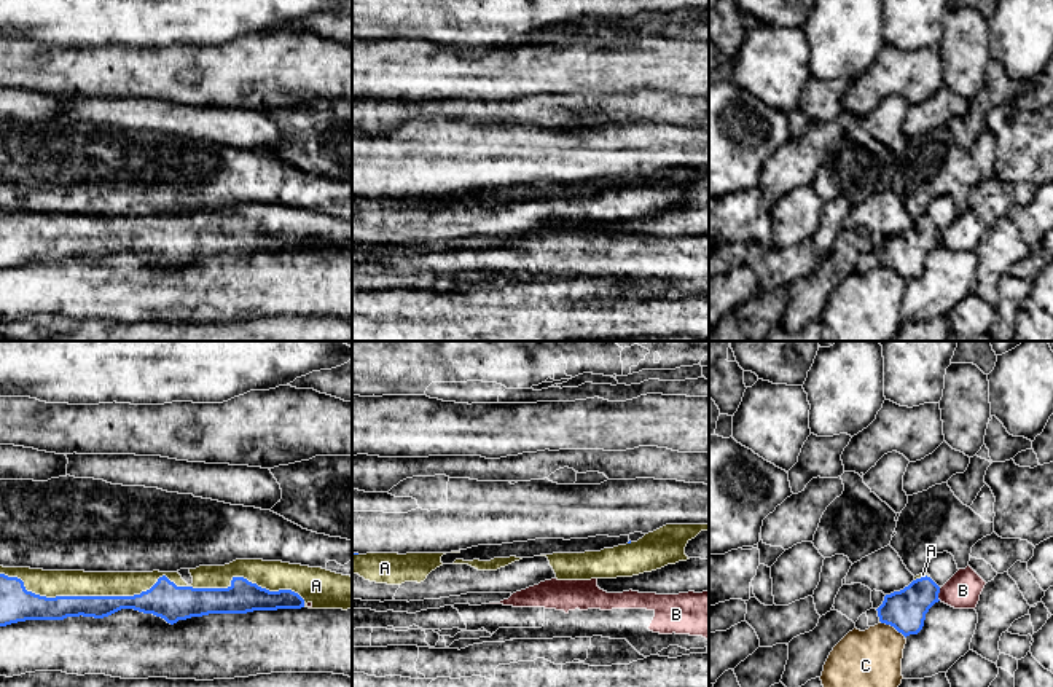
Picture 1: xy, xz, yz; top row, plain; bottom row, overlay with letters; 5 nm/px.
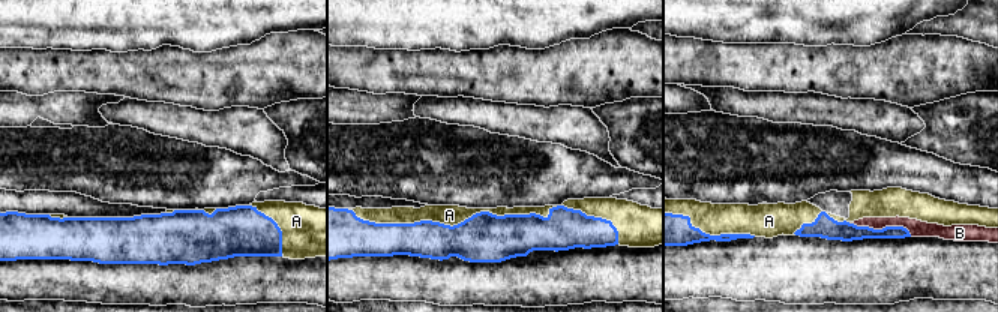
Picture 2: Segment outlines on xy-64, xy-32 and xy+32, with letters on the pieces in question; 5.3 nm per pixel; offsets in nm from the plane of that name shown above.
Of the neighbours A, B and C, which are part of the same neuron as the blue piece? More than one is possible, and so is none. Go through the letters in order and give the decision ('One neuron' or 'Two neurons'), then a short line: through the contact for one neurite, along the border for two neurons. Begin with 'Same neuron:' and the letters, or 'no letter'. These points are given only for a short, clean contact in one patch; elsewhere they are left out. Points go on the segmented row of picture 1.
Same neuron: A
A: One neuron
B: Two neurons
C: Two neurons

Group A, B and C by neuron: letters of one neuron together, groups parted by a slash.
A / B / C

